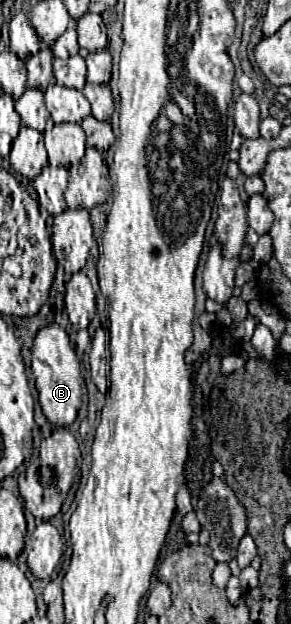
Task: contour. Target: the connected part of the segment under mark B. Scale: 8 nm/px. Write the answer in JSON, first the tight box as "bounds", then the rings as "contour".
{"bounds":[32,324,82,428],"contour":[[[50,324],[38,332],[32,350],[32,374],[36,378],[40,406],[48,422],[56,428],[72,424],[76,420],[78,408],[82,406],[82,374],[68,334],[58,324]]]}

